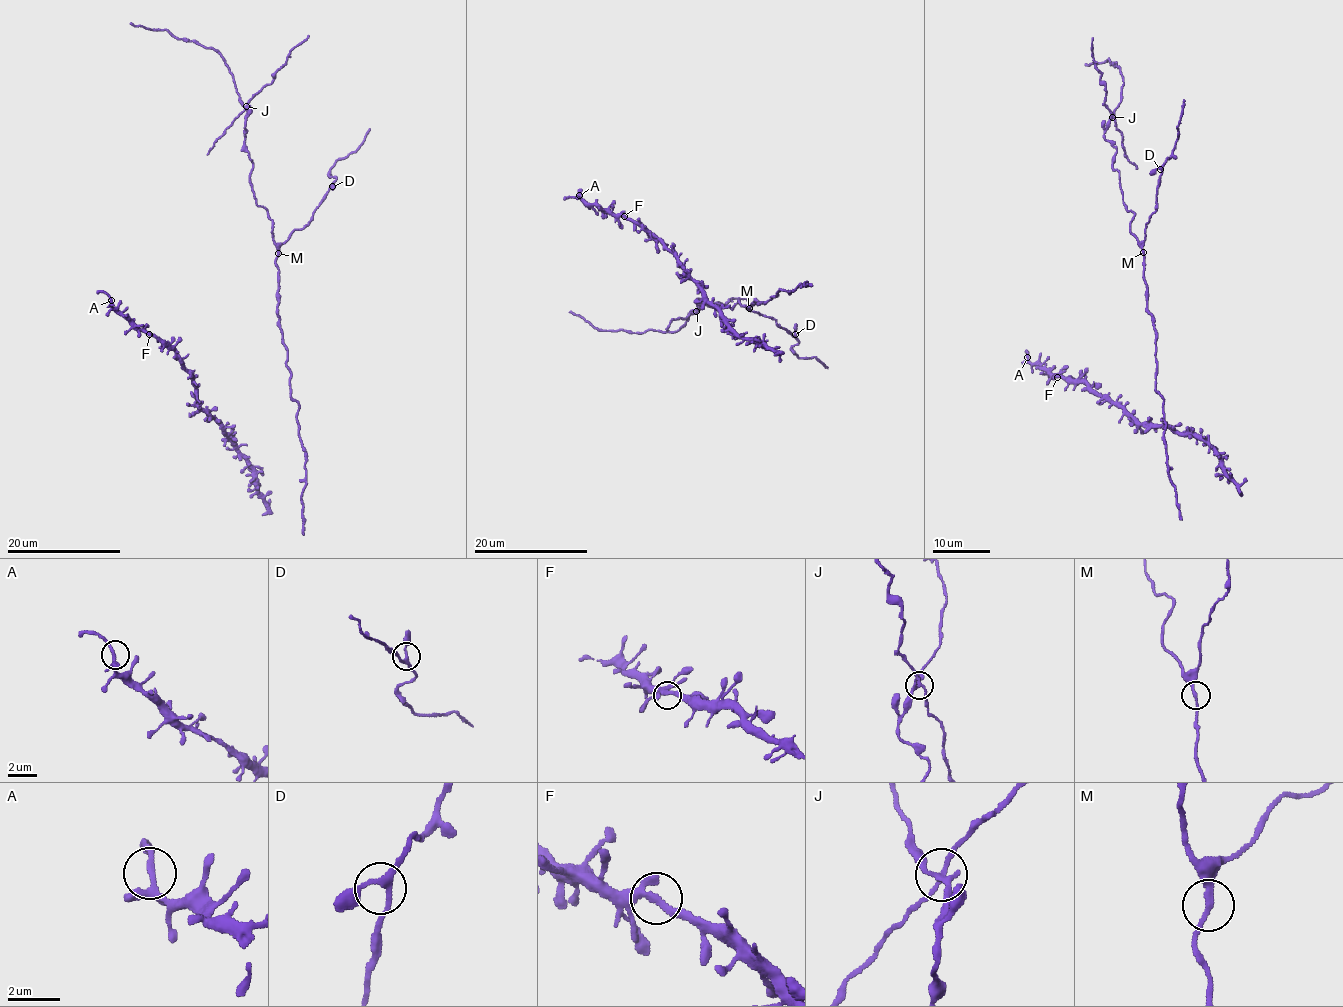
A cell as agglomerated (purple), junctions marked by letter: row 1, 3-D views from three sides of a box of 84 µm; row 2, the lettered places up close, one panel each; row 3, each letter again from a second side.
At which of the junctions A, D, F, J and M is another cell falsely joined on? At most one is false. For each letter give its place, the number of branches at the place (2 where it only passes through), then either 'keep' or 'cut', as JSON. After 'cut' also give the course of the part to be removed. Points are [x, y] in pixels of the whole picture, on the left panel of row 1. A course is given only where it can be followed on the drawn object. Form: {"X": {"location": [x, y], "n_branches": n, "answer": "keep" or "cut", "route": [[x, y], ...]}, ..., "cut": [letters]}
{"A": {"location": [111, 300], "n_branches": 4, "answer": "keep"}, "D": {"location": [332, 186], "n_branches": 3, "answer": "keep"}, "F": {"location": [149, 334], "n_branches": 3, "answer": "keep"}, "J": {"location": [246, 106], "n_branches": 4, "answer": "cut", "route": [[246, 106], [257, 92], [269, 84], [293, 49], [308, 36]]}, "M": {"location": [278, 253], "n_branches": 2, "answer": "keep"}, "cut": ["J"]}

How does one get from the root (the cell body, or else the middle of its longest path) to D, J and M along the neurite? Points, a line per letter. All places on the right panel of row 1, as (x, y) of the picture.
D: (1156, 383), (1155, 329), (1147, 309), (1142, 246), (1145, 225), (1156, 210), (1160, 169)
J: (1156, 383), (1142, 245), (1130, 230), (1133, 213), (1113, 168), (1116, 149), (1103, 135), (1112, 118)
M: (1156, 383), (1155, 329), (1147, 309), (1143, 252)

